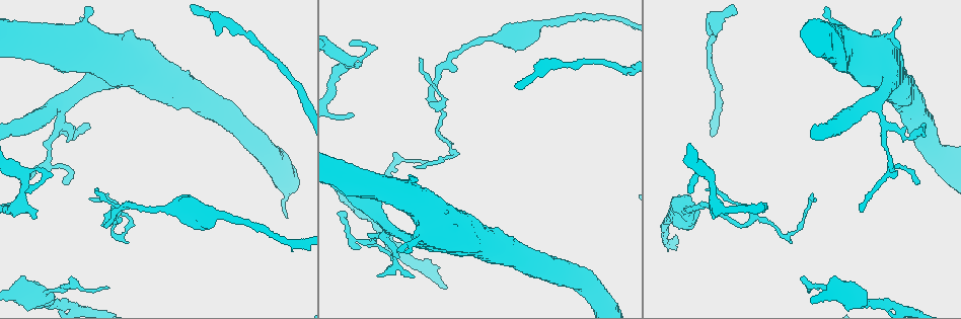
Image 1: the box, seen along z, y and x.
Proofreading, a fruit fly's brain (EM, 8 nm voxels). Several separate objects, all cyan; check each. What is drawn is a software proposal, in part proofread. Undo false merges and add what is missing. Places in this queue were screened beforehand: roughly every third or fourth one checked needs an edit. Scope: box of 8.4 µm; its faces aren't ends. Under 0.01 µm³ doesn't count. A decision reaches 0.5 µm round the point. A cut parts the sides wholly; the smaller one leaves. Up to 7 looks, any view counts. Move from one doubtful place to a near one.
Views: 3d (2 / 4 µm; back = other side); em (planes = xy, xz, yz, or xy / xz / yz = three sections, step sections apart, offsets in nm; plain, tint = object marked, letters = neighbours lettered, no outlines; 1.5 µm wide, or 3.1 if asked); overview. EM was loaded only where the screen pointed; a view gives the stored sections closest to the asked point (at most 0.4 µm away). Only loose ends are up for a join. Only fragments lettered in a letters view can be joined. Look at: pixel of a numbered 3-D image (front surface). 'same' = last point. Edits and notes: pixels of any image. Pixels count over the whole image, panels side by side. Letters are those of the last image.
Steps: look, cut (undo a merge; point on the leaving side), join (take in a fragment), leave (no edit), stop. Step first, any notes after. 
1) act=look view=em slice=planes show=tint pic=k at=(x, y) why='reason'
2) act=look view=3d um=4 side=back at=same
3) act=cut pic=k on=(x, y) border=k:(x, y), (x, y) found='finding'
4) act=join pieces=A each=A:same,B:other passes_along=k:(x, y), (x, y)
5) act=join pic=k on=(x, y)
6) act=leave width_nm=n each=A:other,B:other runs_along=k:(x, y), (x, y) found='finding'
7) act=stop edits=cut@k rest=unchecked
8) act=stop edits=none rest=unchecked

act=look view=3d um=2 pic=1 at=(350, 115) why='an open end'

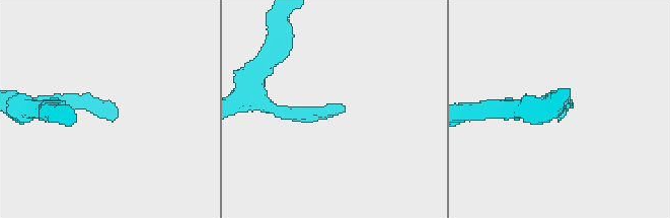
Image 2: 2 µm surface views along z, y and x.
act=look view=em slice=planes show=letters pic=2 at=(558, 121)

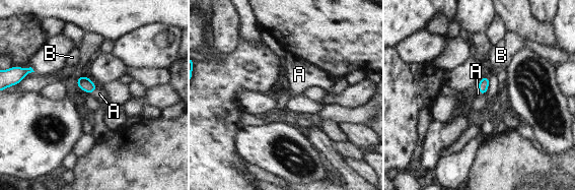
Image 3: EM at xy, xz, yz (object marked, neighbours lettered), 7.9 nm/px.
act=join pieces=A width_nm=90 each=A:same,B:other passes_along=3:(84, 83), (93, 90), (99, 93) found='the neuron continues'

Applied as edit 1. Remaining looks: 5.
act=look view=overview why='redraw'

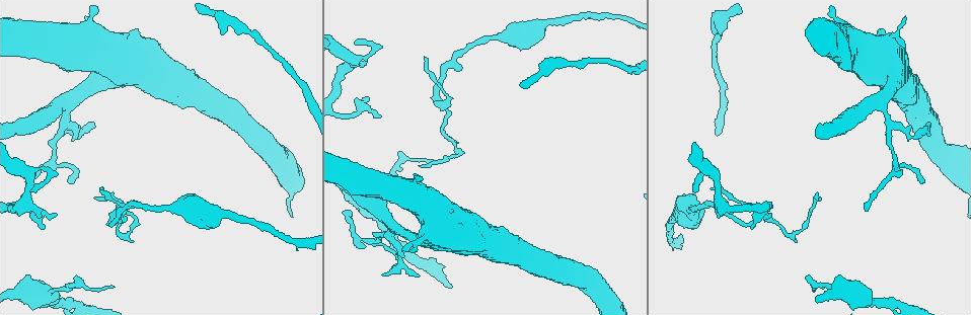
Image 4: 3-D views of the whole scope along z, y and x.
act=look view=3d um=2 pic=4 at=(26, 170) why='three-way junction'

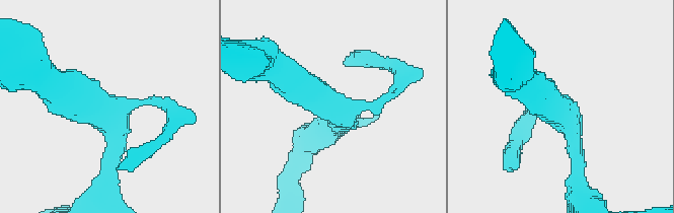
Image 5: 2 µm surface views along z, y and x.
act=look view=em slice=yz step=4 show=letters pic=5 at=(109, 114)

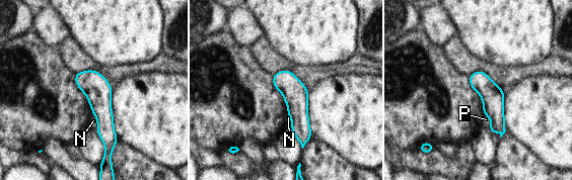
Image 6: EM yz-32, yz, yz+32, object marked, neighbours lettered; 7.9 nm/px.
act=leave each=N:other,P:other runs_along=6:(79, 75), (98, 94), (109, 148) found='all the same neuron'

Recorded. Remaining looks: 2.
act=look view=em slice=xy step=8 show=tint pic=4 at=(714, 189) why='thin end'

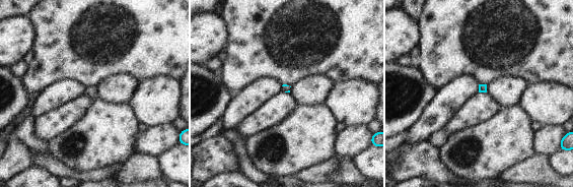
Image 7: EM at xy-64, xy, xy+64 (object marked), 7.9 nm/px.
act=look view=em slice=planes show=letters at=same

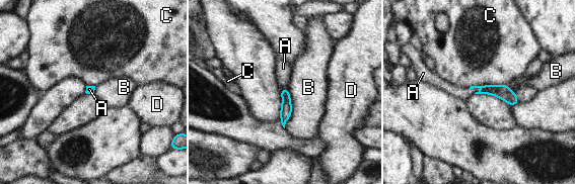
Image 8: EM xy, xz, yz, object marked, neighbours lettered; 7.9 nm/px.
act=join pieces=A each=A:same,B:other,C:other,D:other passes_along=8:(502, 92), (475, 87), (464, 93) found='the neuron continues'

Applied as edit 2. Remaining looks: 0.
act=stop edits=join@3,join@8 rest=unchecked

